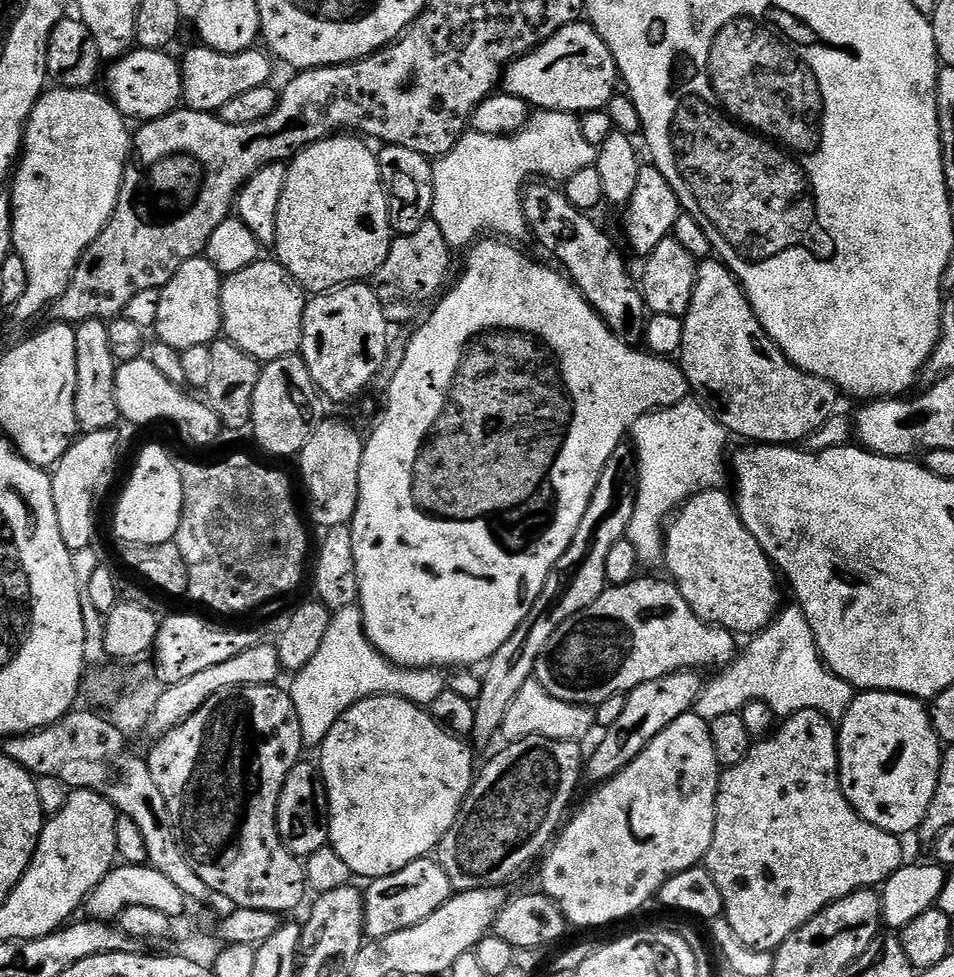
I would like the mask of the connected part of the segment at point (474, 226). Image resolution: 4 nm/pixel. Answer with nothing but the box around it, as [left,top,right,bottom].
[430,111,597,250]

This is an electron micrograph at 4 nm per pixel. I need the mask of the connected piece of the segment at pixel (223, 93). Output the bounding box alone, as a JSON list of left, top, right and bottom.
[180,47,273,113]

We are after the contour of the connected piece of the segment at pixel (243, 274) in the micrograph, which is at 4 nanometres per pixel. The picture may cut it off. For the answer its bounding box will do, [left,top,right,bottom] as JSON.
[220,258,306,362]

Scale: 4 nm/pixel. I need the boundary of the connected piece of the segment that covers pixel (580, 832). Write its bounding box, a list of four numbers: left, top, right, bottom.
[540,711,722,928]

